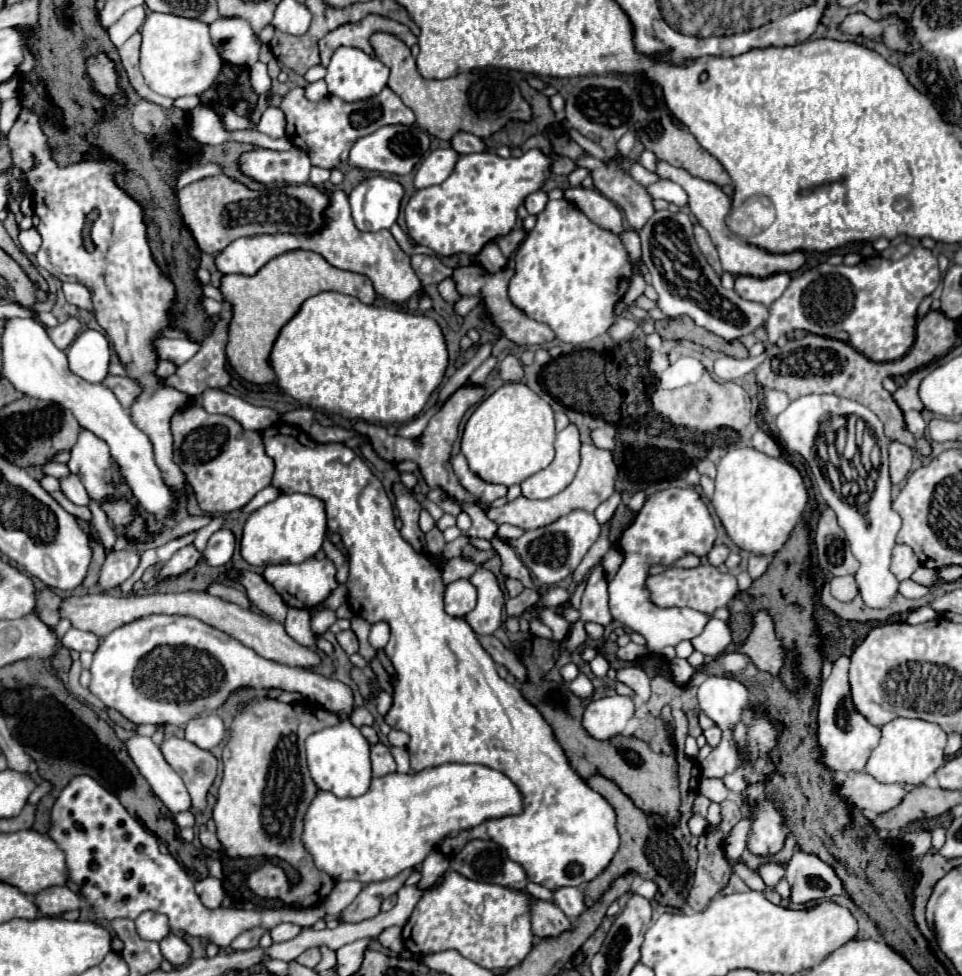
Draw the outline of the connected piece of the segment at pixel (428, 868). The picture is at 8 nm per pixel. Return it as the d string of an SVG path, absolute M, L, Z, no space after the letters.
M434 850L424 862L422 862L422 878L420 878L420 886L424 888L424 886L428 886L428 884L432 884L444 870L448 870L450 868L450 862L448 862L448 858L440 852L440 850Z

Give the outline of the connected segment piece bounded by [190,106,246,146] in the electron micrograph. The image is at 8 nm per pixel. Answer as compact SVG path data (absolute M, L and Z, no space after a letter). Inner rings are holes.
M198 106L194 108L194 116L190 122L190 136L196 138L200 144L208 146L218 146L226 140L238 140L244 138L246 132L226 132L222 124L218 122L218 116L208 108L208 106Z

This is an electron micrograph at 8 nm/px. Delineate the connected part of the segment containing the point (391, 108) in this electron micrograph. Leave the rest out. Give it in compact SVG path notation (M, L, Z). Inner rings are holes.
M294 88L282 98L280 108L286 114L286 134L288 140L308 152L314 166L338 168L348 160L348 152L360 136L368 136L386 124L414 124L414 112L404 106L404 102L390 90L384 88L378 96L360 102L344 102L338 96L324 96L320 102L310 102L304 98L302 88Z

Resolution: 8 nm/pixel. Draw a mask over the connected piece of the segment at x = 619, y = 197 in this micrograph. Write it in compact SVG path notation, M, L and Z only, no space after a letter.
M586 152L584 156L580 156L580 158L576 160L576 166L582 166L582 168L590 170L590 176L592 176L592 180L594 180L594 188L600 190L600 192L602 192L606 198L610 198L612 202L616 202L616 204L624 210L624 214L626 214L626 218L628 218L632 230L638 232L638 230L648 222L648 218L654 214L654 204L652 204L654 198L650 196L650 192L648 192L642 184L638 184L638 182L630 176L632 164L634 164L632 158L620 156L620 154L614 154L614 156L608 158L608 162L602 162L602 160L598 160L598 158L594 158L592 154Z

